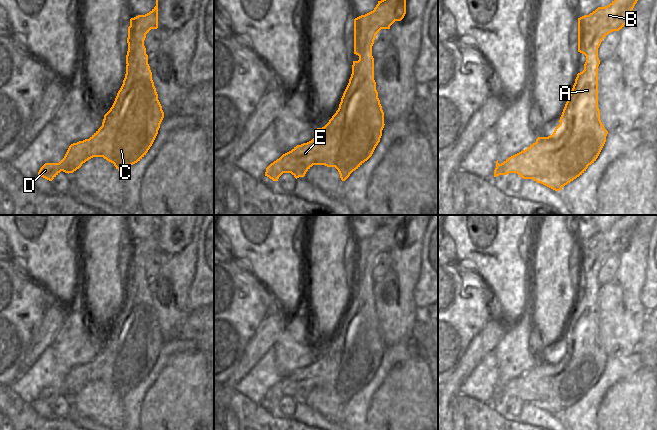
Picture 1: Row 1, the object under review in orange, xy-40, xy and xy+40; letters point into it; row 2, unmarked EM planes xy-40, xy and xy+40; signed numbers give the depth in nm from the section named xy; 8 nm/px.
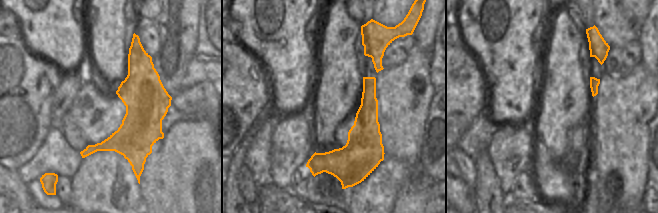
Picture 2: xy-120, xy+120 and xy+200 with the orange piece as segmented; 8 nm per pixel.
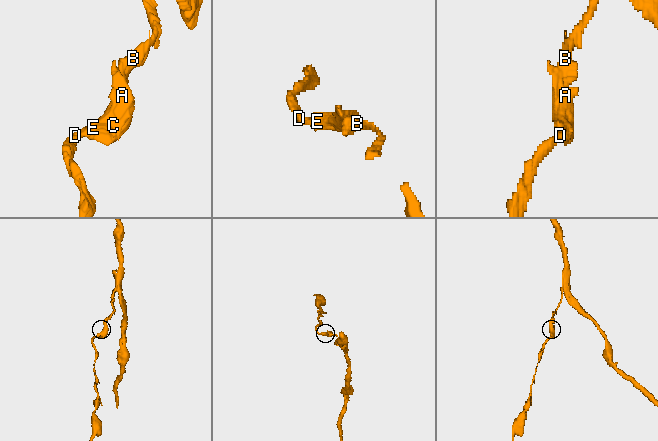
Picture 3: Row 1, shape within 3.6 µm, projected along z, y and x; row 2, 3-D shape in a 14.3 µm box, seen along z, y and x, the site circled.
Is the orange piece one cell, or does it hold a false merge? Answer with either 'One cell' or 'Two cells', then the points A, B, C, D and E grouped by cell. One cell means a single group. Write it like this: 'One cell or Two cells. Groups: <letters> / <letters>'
One cell. Groups: A B C D E.

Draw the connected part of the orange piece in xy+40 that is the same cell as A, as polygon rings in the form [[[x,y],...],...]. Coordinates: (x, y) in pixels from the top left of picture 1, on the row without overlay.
[[[622,215],[609,229],[598,231],[589,239],[578,242],[578,276],[586,280],[584,294],[577,298],[575,307],[565,328],[560,348],[552,359],[538,361],[527,373],[509,381],[503,387],[496,385],[494,401],[517,397],[523,403],[533,403],[555,415],[582,399],[598,382],[608,355],[600,344],[598,332],[598,272],[611,256],[622,253],[638,225],[640,215]]]

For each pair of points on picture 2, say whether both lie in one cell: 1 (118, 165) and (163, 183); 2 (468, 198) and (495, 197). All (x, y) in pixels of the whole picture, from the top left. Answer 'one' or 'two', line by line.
1: two
2: two

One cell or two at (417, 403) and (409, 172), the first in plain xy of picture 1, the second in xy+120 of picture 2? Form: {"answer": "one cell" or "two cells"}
{"answer": "two cells"}

